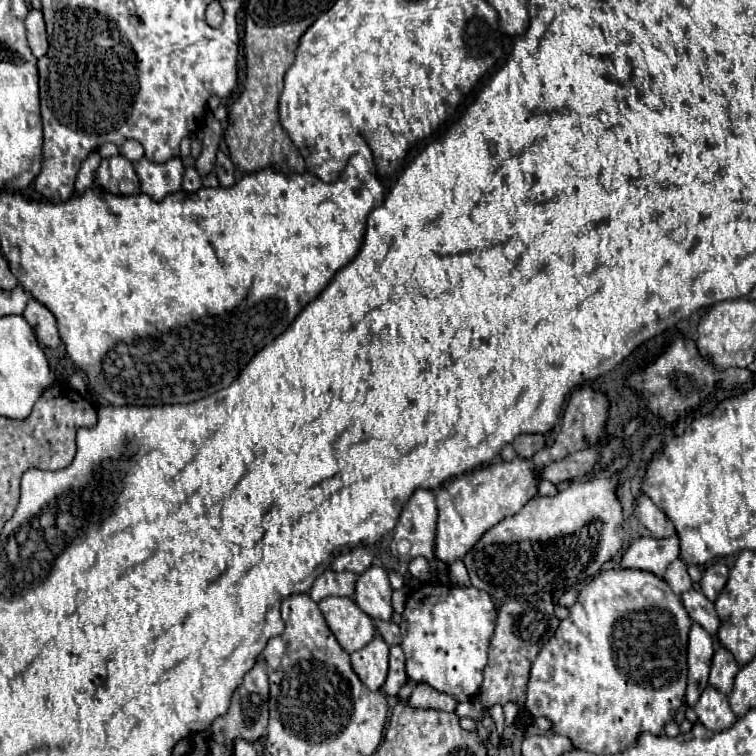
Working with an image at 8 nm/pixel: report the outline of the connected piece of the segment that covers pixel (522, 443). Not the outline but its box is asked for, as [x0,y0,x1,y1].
[513,434,545,458]

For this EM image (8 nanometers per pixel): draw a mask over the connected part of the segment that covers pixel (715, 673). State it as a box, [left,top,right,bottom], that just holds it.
[709,646,739,694]

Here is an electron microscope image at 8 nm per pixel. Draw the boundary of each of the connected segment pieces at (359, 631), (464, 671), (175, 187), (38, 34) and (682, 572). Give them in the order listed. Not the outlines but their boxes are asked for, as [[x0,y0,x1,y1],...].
[[319,596,375,654],[401,584,497,702],[135,158,183,202],[25,10,49,58],[663,558,691,596]]

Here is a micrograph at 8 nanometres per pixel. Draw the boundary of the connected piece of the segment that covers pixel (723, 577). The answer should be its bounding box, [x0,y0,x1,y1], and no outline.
[701,564,729,602]

